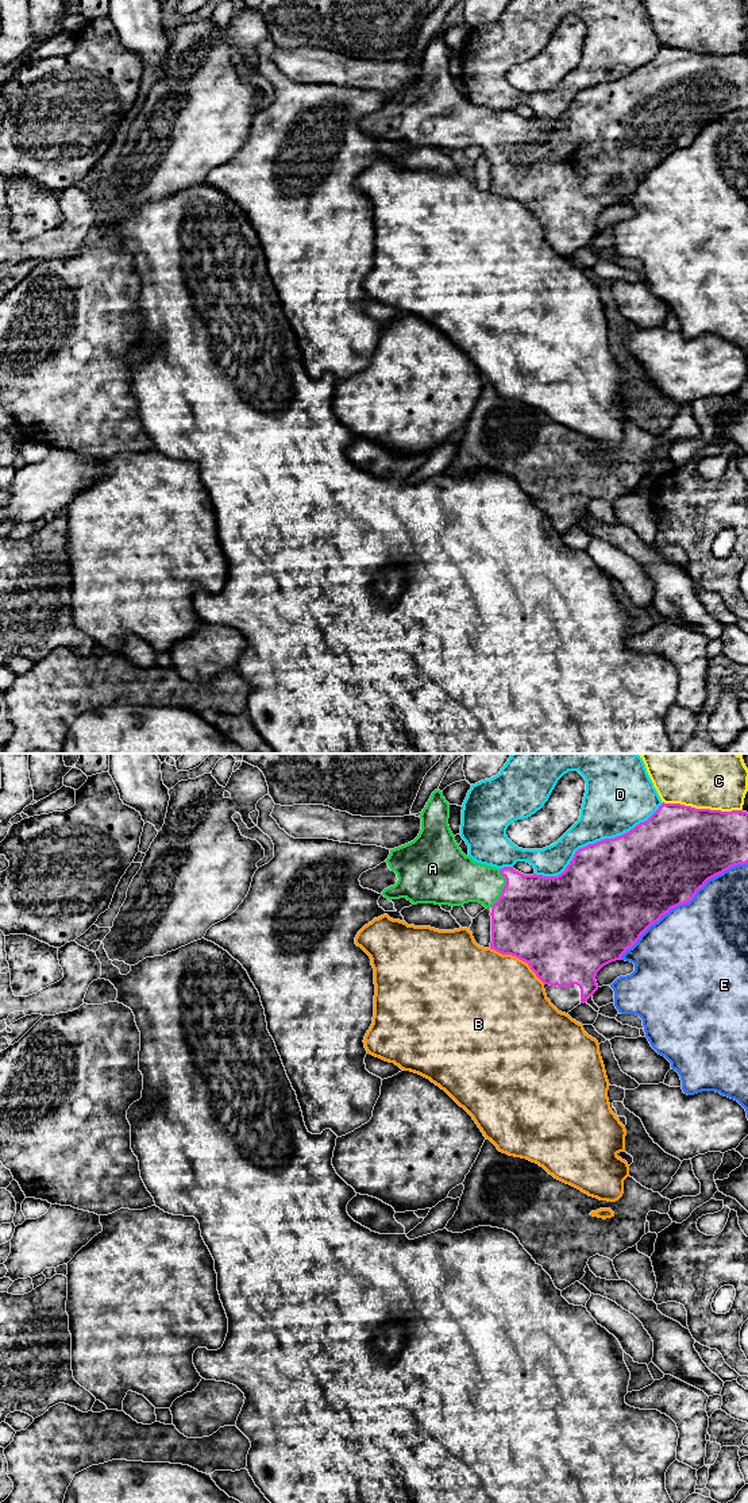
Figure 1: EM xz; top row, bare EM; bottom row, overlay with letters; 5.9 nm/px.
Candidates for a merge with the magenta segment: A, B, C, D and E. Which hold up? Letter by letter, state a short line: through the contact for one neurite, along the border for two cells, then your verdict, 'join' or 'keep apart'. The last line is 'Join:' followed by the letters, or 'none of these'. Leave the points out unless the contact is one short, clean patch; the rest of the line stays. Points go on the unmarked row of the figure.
A: xz (535, 160), (502, 133), (462, 124) | join
B: keep apart
C: keep apart
D: keep apart
E: keep apart
Join: A

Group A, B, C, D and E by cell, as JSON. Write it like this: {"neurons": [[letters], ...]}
{"neurons": [["A"], ["B"], ["C"], ["D"], ["E"]]}

